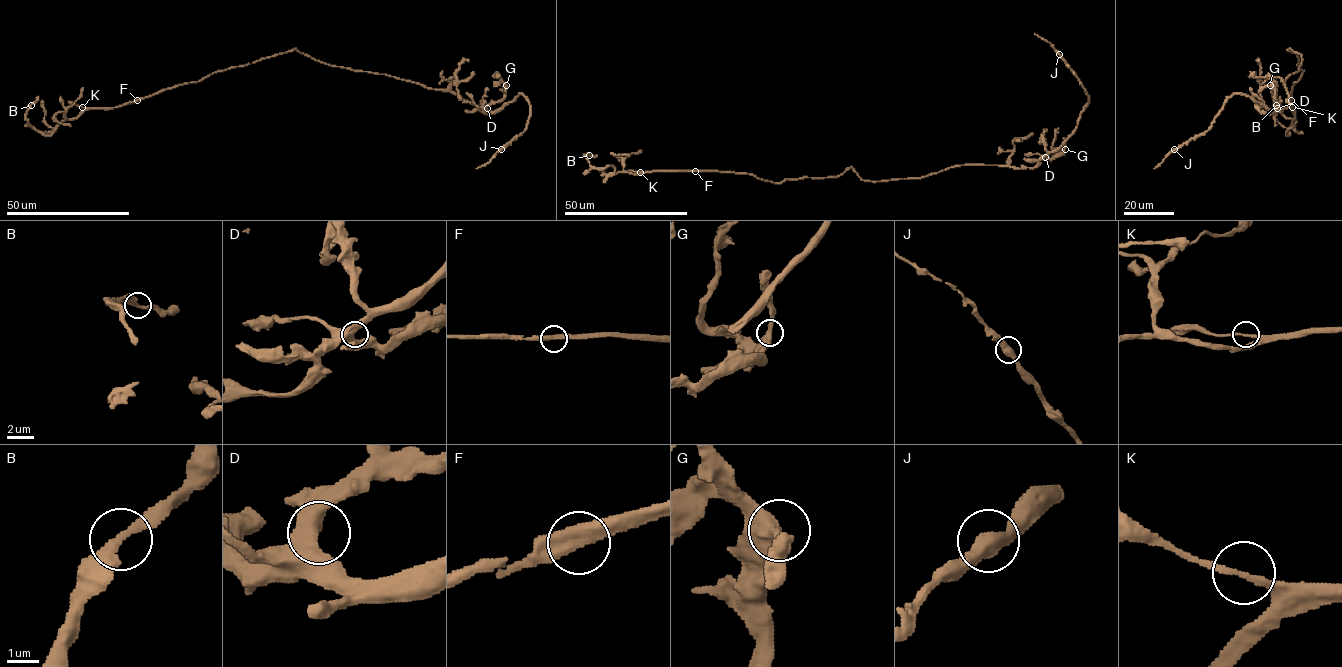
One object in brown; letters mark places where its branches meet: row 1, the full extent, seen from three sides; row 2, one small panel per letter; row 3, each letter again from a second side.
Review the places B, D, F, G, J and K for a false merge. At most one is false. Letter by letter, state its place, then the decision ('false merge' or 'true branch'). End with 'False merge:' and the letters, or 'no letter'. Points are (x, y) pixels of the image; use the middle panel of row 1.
B: (589, 155) | true branch
D: (1045, 157) | true branch
F: (695, 171) | false merge
G: (1065, 149) | true branch
J: (1059, 54) | true branch
K: (640, 172) | true branch
False merge: F

